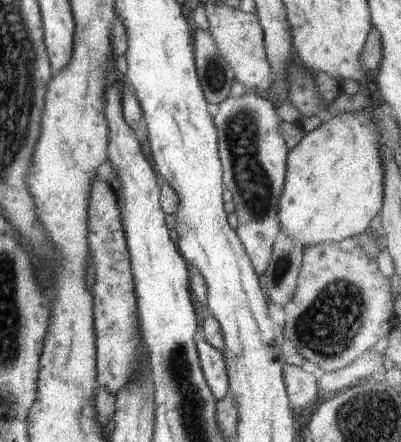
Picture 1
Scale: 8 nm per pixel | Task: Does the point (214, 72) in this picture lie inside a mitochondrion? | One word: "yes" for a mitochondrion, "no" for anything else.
yes

